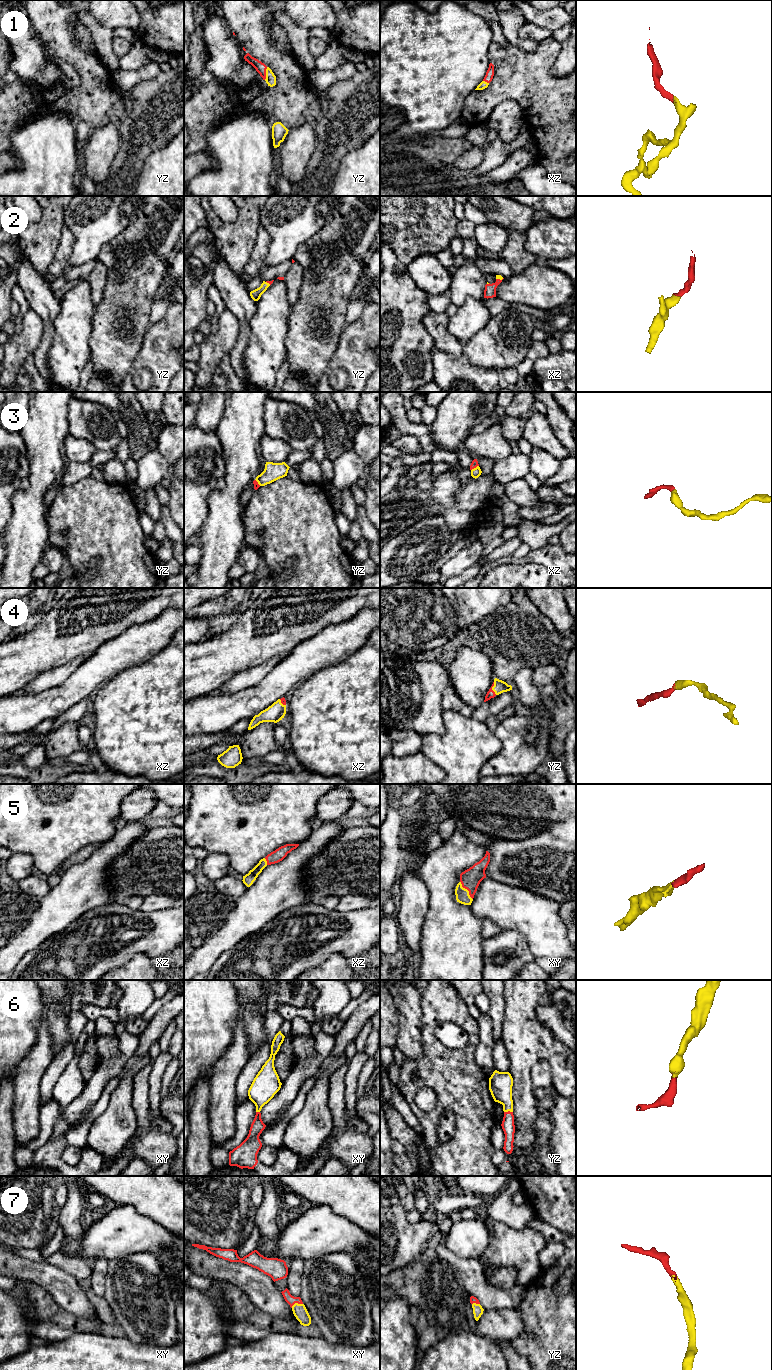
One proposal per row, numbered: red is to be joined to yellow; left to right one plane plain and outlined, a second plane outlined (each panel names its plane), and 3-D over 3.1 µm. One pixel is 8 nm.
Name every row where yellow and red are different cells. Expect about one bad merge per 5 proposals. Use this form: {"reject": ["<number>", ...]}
{"reject": []}

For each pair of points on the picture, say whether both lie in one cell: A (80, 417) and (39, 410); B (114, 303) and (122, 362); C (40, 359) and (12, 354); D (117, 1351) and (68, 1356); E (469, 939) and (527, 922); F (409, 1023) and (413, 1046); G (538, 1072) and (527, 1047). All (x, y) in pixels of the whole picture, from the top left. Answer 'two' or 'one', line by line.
A: two
B: one
C: two
D: one
E: two
F: one
G: two

